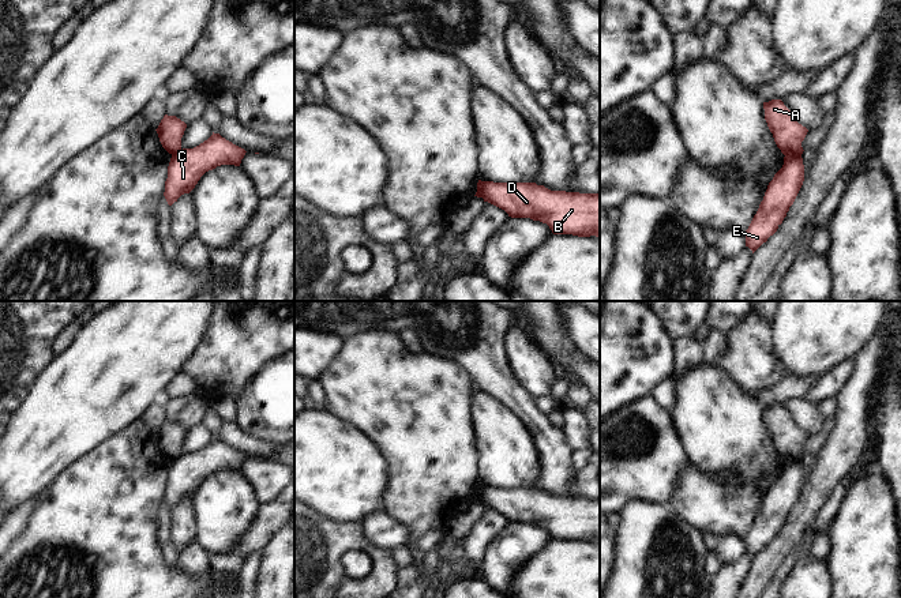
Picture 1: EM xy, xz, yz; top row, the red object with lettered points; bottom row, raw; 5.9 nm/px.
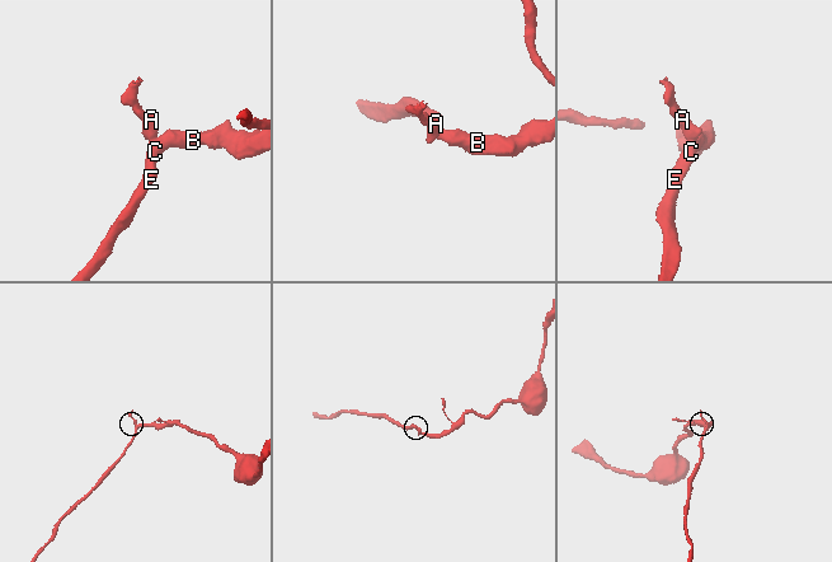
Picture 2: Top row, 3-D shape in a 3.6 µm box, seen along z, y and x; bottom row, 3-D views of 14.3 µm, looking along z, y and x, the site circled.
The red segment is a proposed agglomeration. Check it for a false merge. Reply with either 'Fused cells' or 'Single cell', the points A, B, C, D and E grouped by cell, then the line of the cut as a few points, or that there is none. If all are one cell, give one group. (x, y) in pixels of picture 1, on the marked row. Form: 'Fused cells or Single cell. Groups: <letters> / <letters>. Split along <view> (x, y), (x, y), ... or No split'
Fused cells. Groups: A / B C D E. Split along yz (800, 154), (785, 155)

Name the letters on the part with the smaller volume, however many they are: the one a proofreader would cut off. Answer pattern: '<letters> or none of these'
A

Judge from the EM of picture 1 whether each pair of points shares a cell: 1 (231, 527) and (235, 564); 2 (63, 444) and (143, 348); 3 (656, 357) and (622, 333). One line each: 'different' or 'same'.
1: different
2: same
3: same

